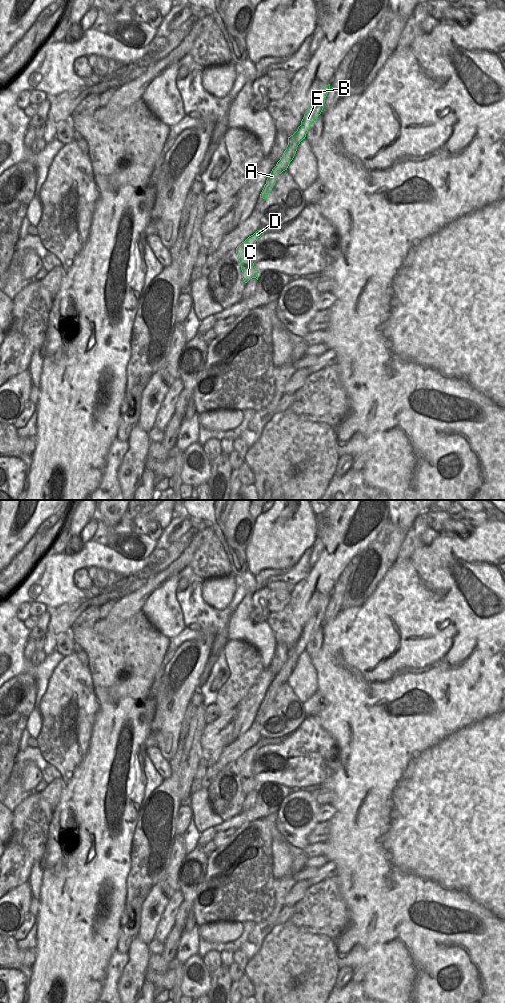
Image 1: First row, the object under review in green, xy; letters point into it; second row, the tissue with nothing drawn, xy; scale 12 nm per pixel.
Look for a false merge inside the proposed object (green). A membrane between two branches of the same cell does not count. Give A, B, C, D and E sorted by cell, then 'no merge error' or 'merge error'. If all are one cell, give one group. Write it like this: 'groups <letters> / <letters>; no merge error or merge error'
groups A / B C D E; merge error

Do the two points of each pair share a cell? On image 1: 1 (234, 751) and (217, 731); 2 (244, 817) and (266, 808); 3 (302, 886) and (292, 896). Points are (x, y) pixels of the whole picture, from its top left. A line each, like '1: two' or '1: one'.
1: two
2: one
3: one

